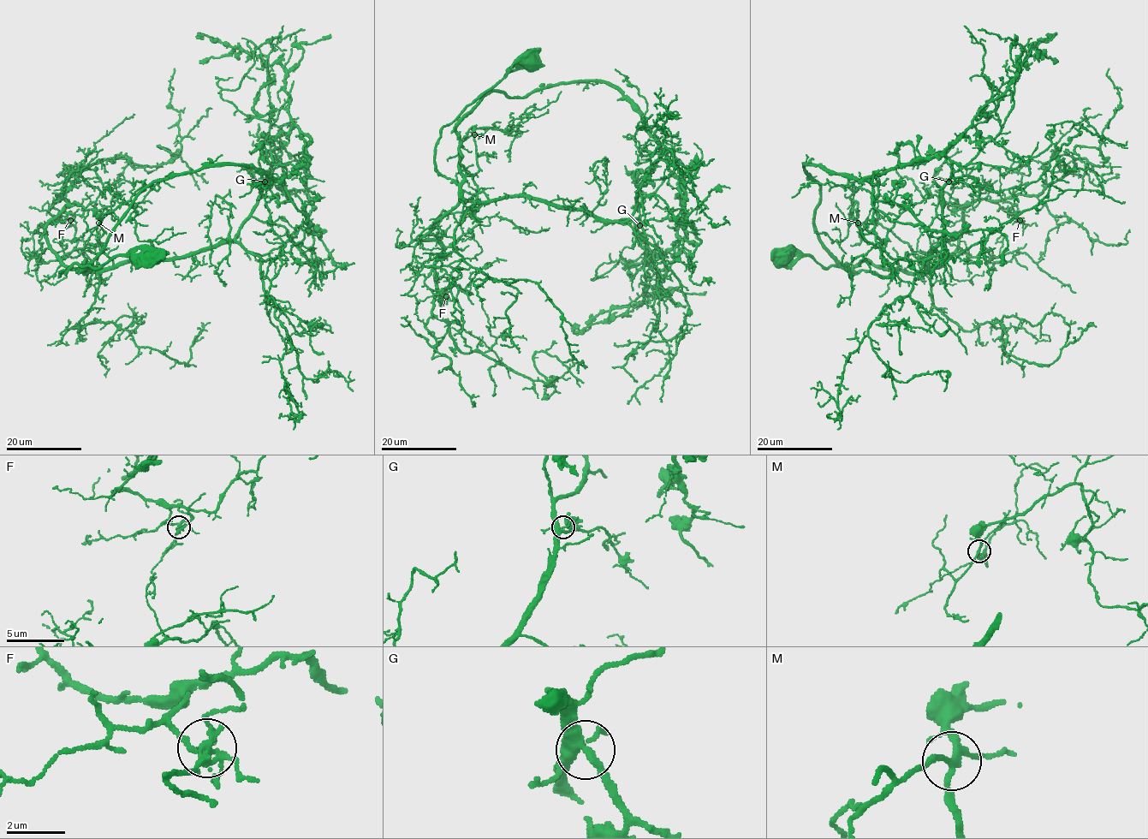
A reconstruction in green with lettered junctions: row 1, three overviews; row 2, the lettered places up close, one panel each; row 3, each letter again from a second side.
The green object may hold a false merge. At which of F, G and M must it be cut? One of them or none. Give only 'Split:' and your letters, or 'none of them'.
Split: none of them

